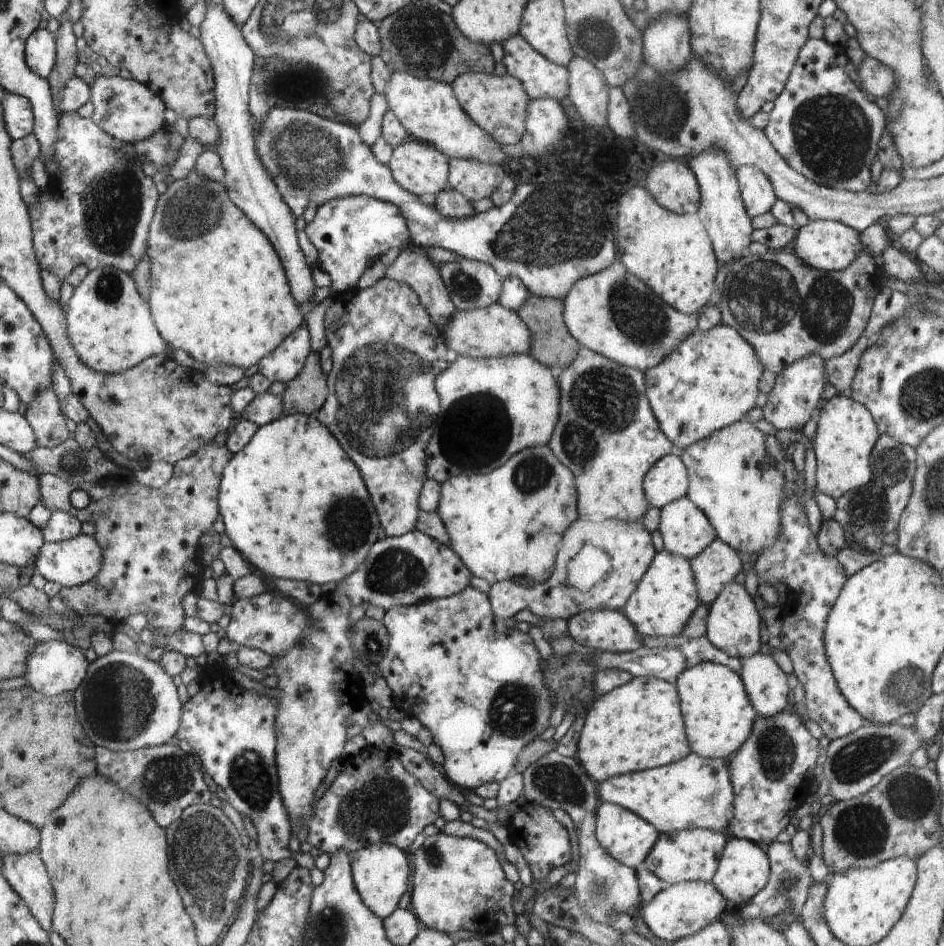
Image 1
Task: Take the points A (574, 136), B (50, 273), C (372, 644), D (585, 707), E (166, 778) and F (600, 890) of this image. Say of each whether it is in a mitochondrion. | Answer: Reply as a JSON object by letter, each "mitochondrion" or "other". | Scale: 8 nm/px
{"A":"other","B":"other","C":"mitochondrion","D":"other","E":"mitochondrion","F":"mitochondrion"}

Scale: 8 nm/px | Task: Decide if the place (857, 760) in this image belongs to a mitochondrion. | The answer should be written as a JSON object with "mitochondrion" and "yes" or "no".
{"mitochondrion":"yes"}

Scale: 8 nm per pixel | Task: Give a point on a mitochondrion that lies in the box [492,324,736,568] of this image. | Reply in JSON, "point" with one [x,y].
{"point":[603,400]}

